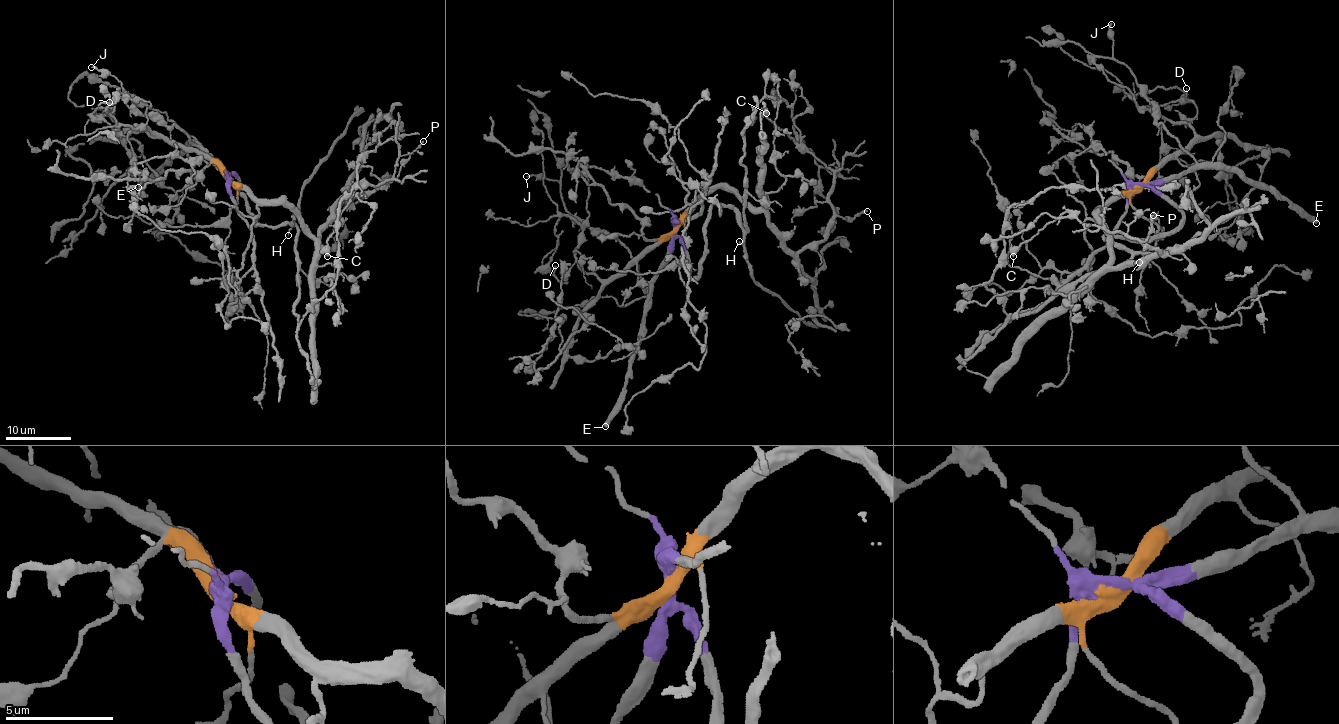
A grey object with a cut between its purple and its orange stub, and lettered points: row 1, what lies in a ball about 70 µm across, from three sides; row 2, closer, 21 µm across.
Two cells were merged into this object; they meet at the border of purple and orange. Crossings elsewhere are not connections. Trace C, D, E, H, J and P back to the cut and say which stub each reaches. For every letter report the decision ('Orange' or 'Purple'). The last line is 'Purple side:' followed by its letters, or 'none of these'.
C: Orange
D: Orange
E: Purple
H: Purple
J: Purple
P: Orange
Purple side: E, H, J

